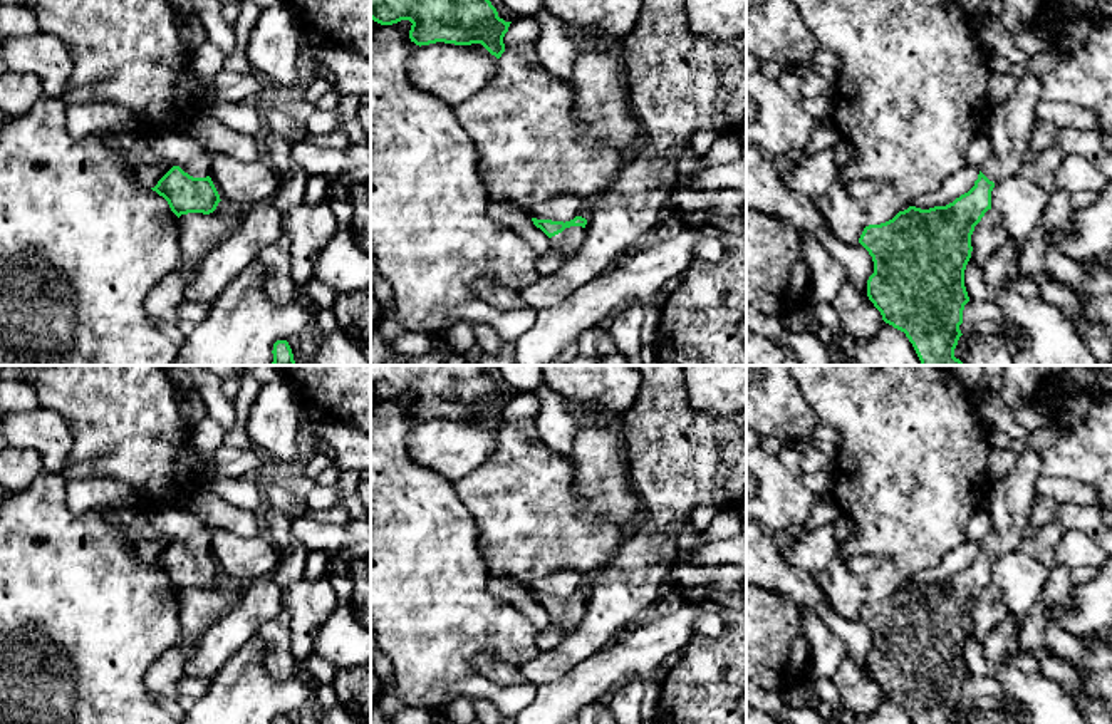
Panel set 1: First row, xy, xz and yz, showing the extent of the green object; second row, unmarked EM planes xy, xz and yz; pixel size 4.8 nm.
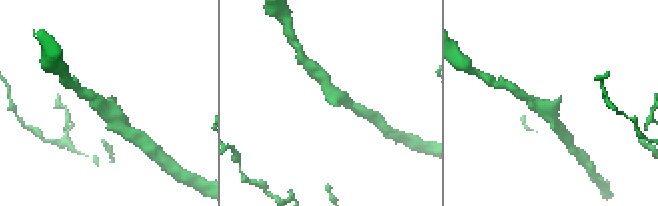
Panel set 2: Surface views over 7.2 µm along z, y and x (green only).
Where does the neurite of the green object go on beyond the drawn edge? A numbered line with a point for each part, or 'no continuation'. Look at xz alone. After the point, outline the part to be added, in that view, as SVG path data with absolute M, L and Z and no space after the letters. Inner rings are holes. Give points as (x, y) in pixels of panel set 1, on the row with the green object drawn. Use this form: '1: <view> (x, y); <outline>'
1: xz (567, 243); M570 226L562 233L548 238L553 248L560 253L562 258L572 258L579 253L582 243L585 240L585 228Z

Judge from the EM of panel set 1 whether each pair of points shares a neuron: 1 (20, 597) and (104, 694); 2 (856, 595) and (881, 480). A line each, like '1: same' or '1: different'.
1: same
2: same

